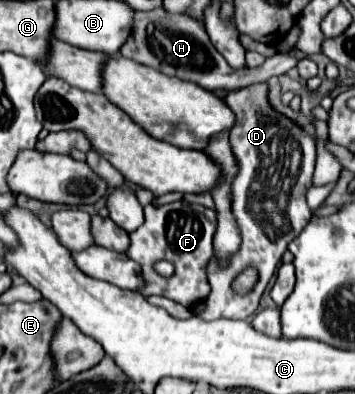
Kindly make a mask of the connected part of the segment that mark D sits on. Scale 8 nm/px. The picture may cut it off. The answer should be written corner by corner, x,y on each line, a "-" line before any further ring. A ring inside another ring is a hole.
258,83
258,85
250,85
246,89
240,89
240,91
230,91
224,99
224,103
236,113
236,123
230,131
230,141
232,141
234,155
240,163
240,173
238,173
236,181
232,183
232,211
234,211
234,217
240,225
244,245
240,247
240,253
236,253
236,257
232,257
230,269
216,269
216,259
212,257
212,261
208,265
208,281
210,281
212,293
208,295
206,309
200,315
206,321
250,319
254,315
254,311
258,309
260,297
262,297
268,281
272,279
276,265
282,259
288,243
308,225
308,219
310,219
310,207
306,203
306,191
312,185
312,173
314,173
314,165
316,165
316,143
298,125
280,117
270,107
266,93
268,93
268,87
264,83
-
246,267
256,267
258,279
256,279
256,285
248,293
242,295
242,293
236,293
232,289
232,283

